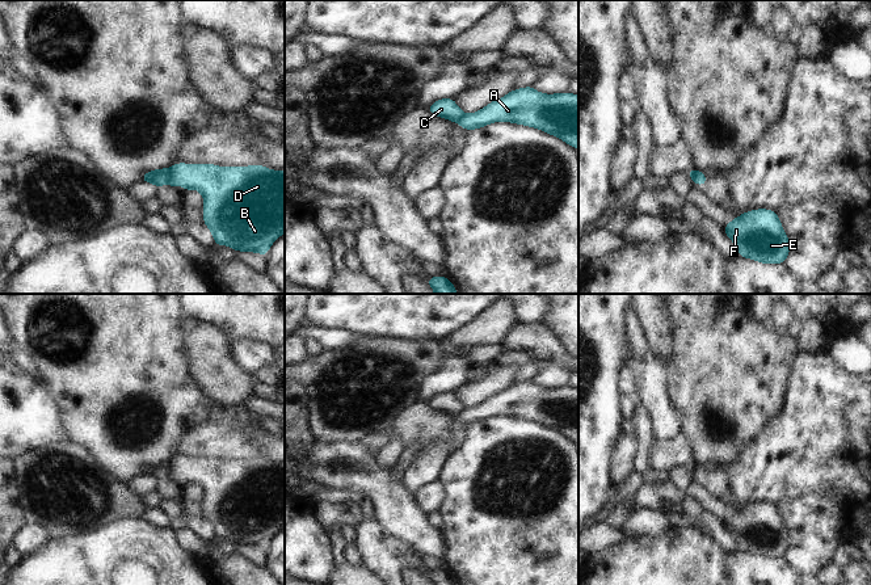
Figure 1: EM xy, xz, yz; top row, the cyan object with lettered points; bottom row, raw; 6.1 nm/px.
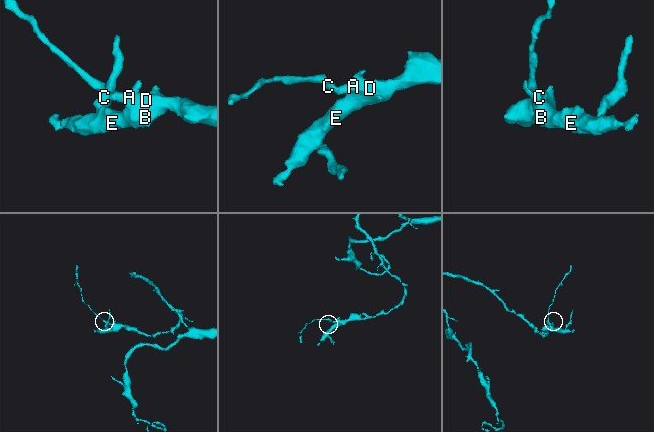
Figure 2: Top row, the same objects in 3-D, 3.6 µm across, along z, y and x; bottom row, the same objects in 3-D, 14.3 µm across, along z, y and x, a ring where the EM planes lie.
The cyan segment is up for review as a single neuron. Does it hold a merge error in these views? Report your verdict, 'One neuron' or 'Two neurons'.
Two neurons.

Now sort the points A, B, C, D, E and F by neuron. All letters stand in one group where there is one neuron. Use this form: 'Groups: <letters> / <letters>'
Groups: A B D E F / C.

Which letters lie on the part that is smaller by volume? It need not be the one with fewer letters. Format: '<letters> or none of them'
C

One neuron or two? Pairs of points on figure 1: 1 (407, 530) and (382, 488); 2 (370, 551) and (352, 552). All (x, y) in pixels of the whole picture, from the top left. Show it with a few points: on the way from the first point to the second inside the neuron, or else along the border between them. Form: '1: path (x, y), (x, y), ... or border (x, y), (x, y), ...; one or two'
1: path (400, 520), (388, 499); one
2: border (354, 541), (362, 564); two

